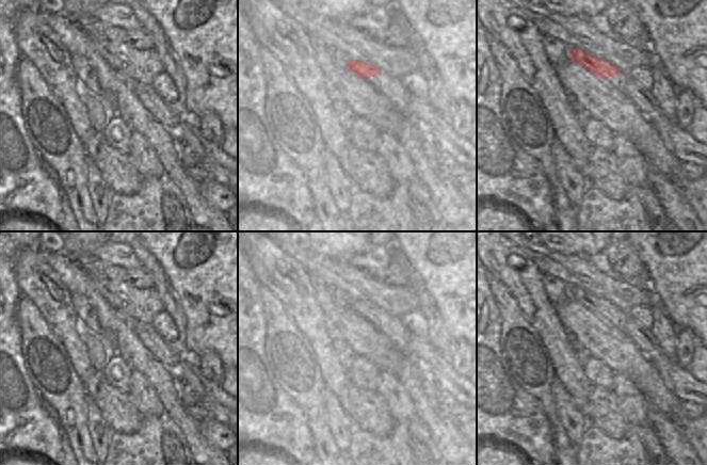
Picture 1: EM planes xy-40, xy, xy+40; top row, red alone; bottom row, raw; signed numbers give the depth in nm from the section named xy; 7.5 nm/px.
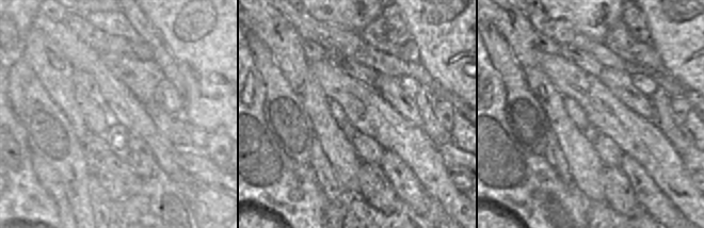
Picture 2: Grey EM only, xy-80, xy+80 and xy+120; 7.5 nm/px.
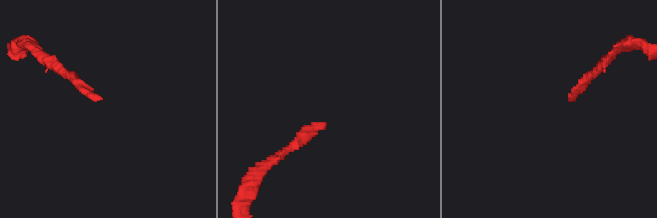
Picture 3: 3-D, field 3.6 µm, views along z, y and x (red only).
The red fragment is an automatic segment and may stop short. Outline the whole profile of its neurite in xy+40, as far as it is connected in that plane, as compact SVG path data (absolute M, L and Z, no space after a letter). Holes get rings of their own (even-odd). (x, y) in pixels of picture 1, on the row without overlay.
M569 288L569 295L575 301L581 303L584 307L602 318L621 315L621 309L616 305L581 288Z

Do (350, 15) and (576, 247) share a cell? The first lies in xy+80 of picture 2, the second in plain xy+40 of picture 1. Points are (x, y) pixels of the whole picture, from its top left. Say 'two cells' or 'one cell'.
one cell

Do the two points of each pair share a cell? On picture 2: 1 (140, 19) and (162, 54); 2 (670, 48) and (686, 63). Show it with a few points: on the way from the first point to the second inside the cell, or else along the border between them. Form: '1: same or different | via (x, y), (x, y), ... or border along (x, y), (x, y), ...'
1: same | via (145, 28), (158, 46)
2: same | via (674, 51), (682, 59)

